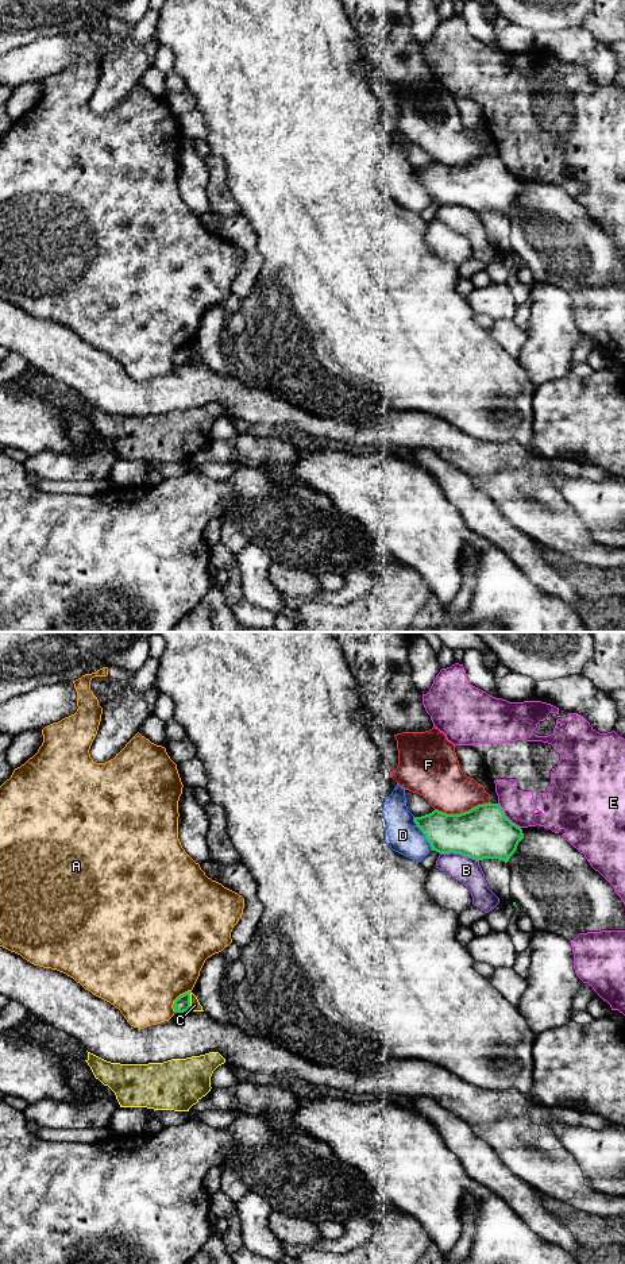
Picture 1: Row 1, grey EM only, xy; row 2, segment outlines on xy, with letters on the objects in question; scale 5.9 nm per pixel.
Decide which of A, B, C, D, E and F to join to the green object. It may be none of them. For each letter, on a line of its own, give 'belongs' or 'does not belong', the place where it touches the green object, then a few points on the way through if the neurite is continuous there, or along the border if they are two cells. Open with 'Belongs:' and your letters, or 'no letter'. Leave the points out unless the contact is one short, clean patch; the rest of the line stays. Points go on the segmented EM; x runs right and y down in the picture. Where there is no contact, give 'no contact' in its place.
Belongs: no letter
A: does not belong; meets green in xy at (177, 998)
B: does not belong; meets green in xy at (459, 852)
C: does not belong; meets green in xy at (189, 1001); border along xy (191, 991), (191, 1006), (186, 1010)
D: does not belong; meets green in xy at (423, 832)
E: does not belong; meets green in xy at (505, 816)
F: does not belong; meets green in xy at (462, 813)

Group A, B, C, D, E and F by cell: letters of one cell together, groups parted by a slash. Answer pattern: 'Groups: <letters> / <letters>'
Groups: A / B / C / D / E / F

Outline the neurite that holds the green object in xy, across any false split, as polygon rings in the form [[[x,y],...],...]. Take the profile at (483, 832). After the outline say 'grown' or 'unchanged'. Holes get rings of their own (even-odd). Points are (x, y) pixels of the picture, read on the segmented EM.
[[[483,804],[460,814],[433,810],[414,817],[432,851],[460,853],[475,860],[498,859],[505,863],[524,839],[522,829],[513,824],[499,804]]]; unchanged

